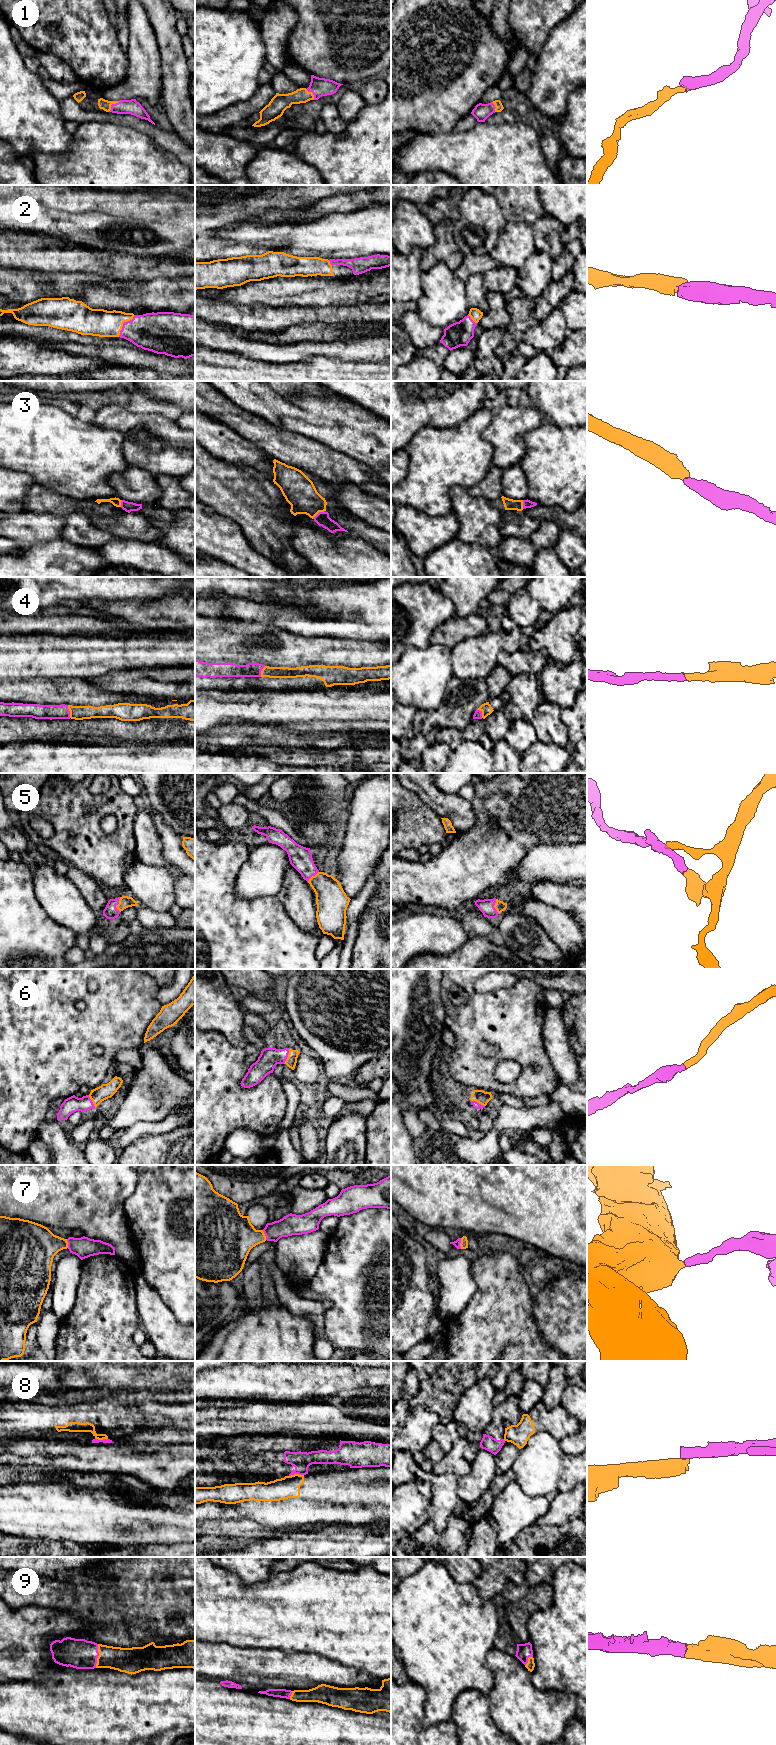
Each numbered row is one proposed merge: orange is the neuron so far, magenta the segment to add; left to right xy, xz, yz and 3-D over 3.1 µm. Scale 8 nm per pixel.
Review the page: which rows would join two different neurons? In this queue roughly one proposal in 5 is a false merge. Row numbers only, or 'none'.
8

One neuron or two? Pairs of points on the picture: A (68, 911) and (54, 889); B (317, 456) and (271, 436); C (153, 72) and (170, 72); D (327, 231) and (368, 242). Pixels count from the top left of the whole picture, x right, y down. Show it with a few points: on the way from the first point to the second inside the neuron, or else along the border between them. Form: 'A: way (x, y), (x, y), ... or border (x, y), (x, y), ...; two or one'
A: way (66, 906), (57, 894); one
B: way (306, 454), (282, 445); one
C: border (158, 48), (161, 64), (160, 95); two
D: way (337, 236), (358, 236); one

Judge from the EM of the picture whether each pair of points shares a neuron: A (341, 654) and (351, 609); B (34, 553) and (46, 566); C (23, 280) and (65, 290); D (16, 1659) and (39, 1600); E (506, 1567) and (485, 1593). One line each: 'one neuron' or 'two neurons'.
A: two neurons
B: one neuron
C: one neuron
D: two neurons
E: one neuron

